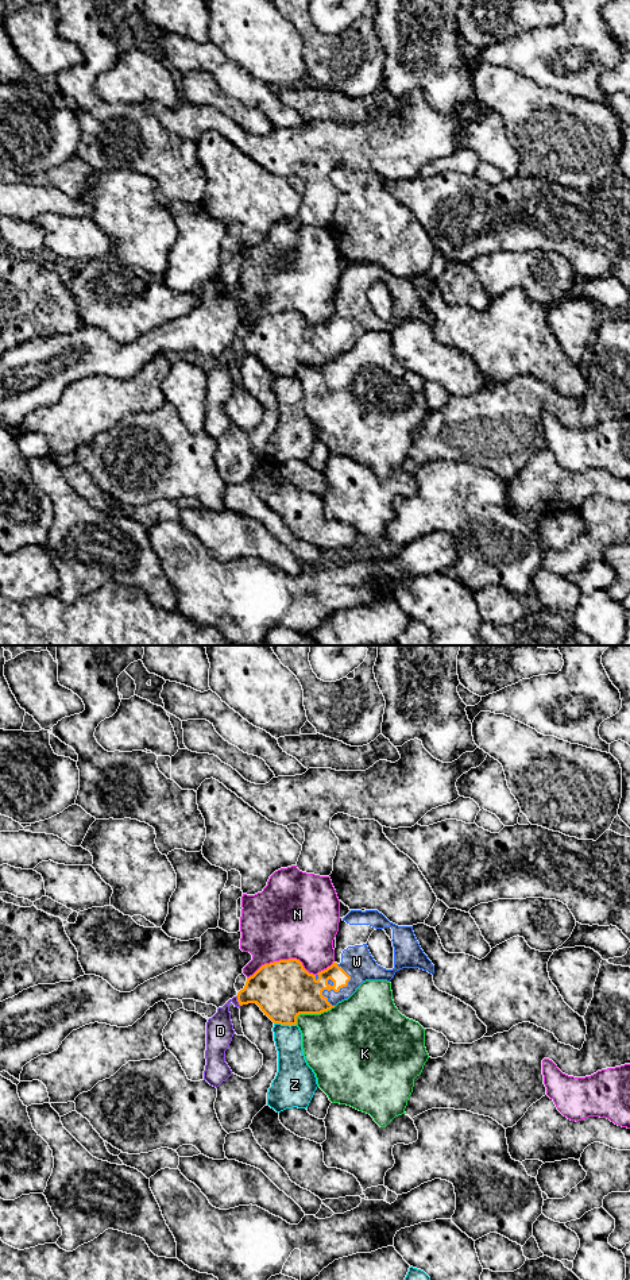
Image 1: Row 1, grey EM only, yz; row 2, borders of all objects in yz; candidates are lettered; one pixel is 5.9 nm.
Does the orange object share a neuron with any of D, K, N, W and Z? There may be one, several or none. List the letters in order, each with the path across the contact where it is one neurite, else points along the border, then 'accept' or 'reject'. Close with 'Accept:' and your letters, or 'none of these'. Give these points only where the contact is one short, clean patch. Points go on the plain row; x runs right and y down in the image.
D: border along yz (236, 347), (236, 353), (240, 357); reject
K: reject
N: reject
W: accept
Z: reject
Accept: W

